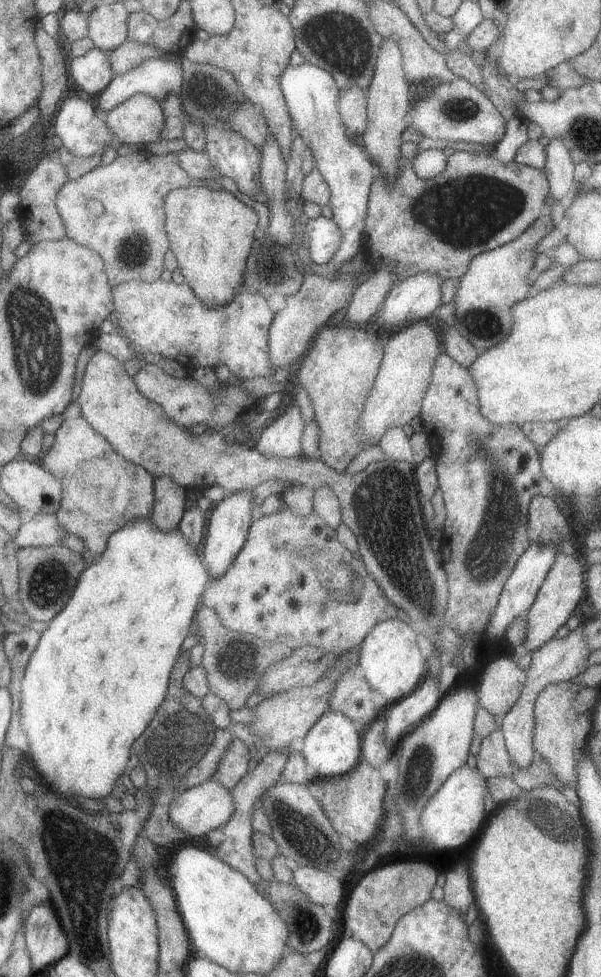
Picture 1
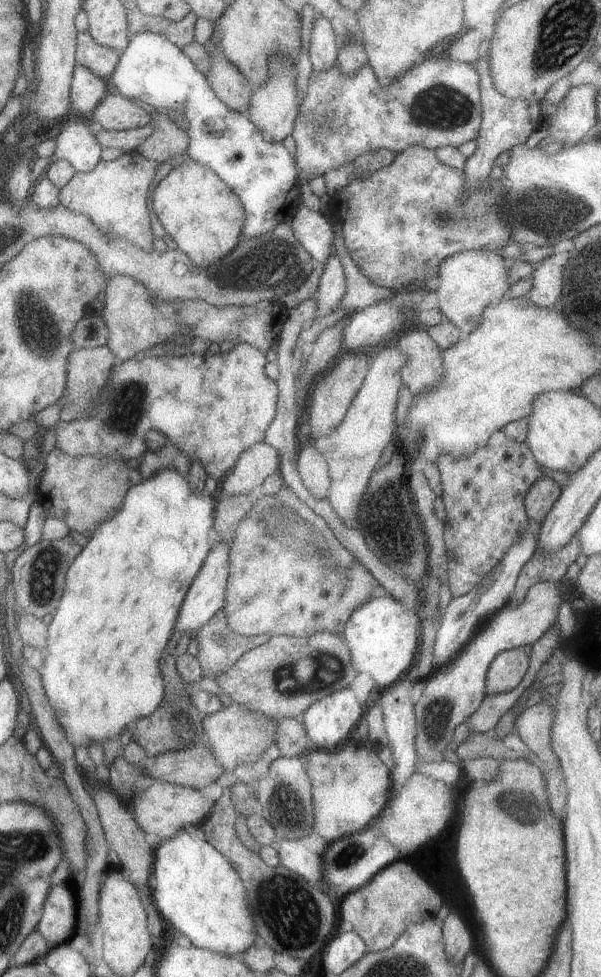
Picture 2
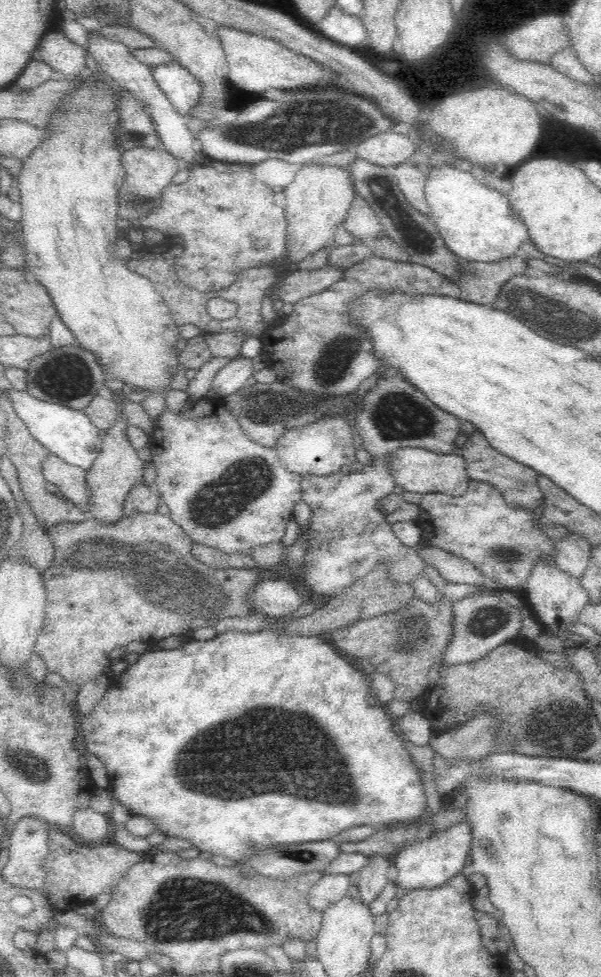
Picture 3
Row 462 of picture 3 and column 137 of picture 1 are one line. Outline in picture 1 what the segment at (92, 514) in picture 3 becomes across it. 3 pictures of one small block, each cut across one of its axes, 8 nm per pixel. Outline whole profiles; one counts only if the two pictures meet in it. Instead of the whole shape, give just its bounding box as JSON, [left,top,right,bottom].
[105,94,165,144]

